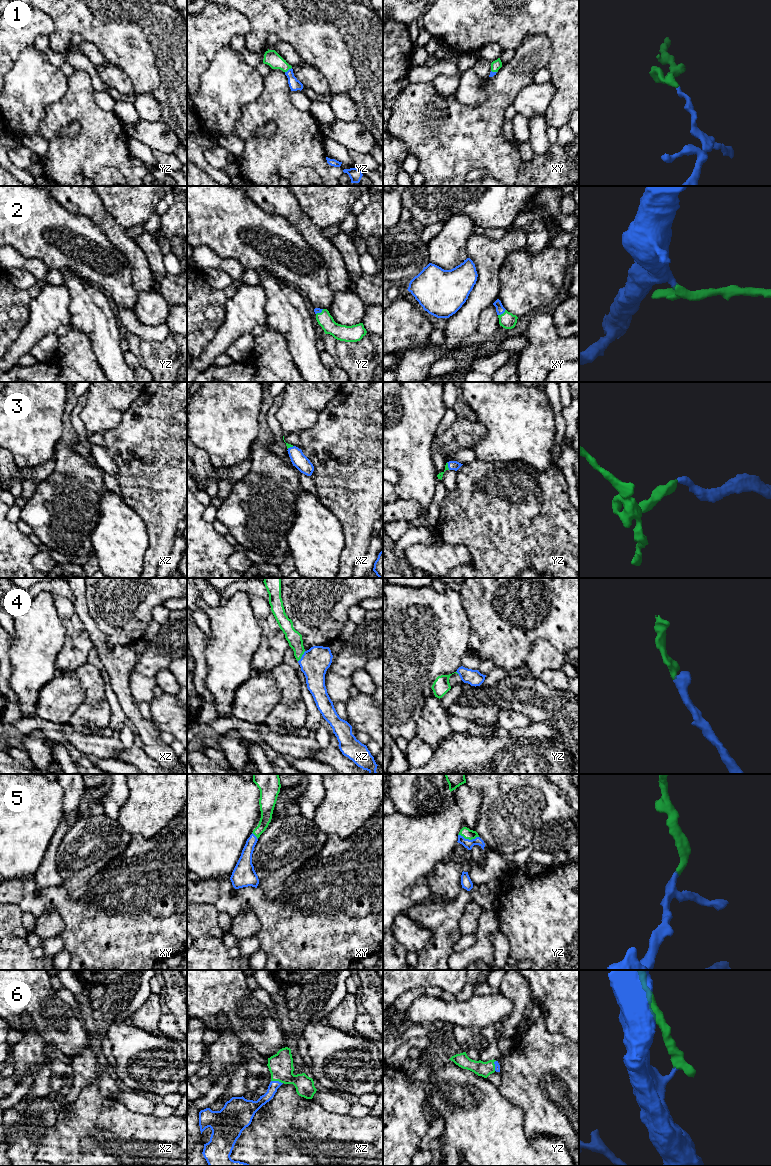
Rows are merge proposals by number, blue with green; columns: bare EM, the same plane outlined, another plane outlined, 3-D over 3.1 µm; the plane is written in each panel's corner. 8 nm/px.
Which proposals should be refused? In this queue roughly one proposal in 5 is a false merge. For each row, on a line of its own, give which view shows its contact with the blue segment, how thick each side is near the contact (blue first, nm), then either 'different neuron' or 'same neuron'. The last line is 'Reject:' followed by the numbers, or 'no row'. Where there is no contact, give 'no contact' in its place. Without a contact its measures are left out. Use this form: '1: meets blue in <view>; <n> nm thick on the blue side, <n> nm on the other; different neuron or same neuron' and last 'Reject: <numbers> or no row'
1: meets blue in yz; 90 nm thick on the blue side, 120 nm on the other; same neuron
2: meets blue in xy; 70 nm thick on the blue side, 140 nm on the other; same neuron
3: meets blue in yz; 80 nm thick on the blue side, 50 nm on the other; same neuron
4: meets blue in xz; 220 nm thick on the blue side, 120 nm on the other; same neuron
5: meets blue in yz; 70 nm thick on the blue side, 80 nm on the other; same neuron
6: meets blue in xz; 80 nm thick on the blue side, 200 nm on the other; same neuron
Reject: no row

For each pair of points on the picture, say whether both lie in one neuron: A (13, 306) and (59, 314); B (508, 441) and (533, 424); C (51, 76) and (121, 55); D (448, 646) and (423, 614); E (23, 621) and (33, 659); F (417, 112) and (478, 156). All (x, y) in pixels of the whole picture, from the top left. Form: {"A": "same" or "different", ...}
{"A": "different", "B": "same", "C": "different", "D": "same", "E": "same", "F": "same"}

